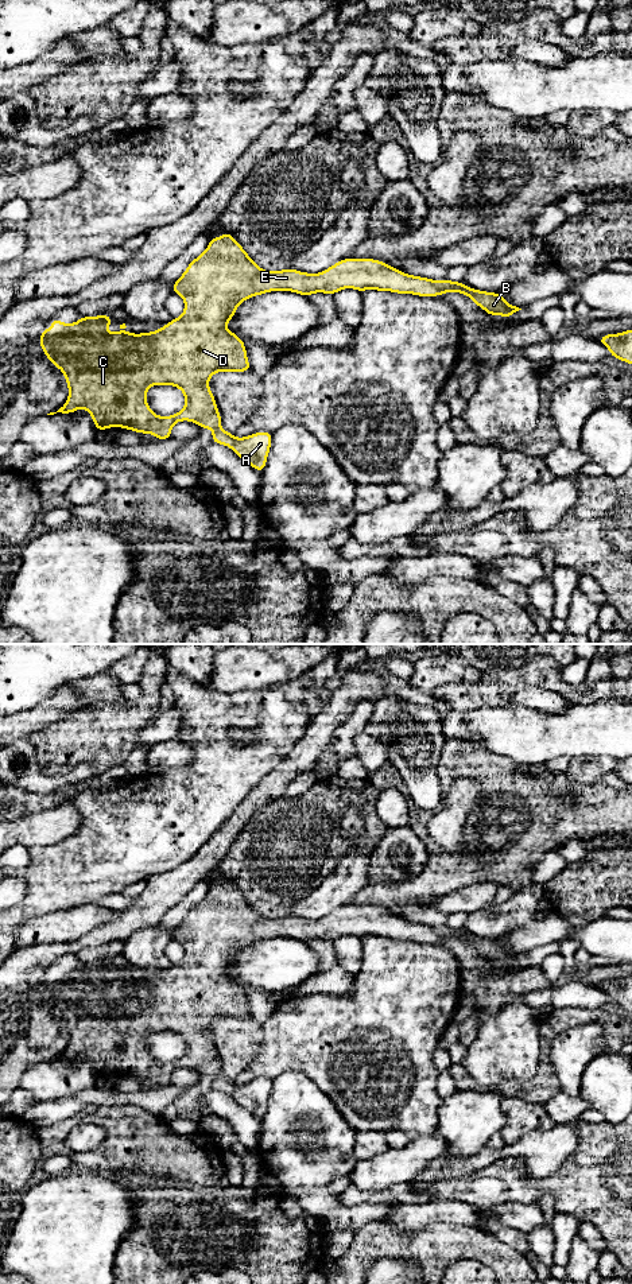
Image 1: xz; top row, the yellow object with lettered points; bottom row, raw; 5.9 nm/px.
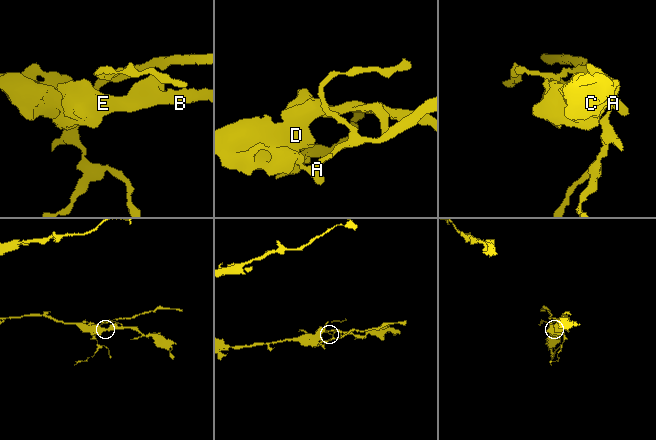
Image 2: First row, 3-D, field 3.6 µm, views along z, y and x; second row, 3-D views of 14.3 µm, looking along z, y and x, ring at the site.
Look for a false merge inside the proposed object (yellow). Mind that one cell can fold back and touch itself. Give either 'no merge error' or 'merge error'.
merge error

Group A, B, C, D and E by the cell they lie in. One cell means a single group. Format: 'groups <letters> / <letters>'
groups A / B C D E

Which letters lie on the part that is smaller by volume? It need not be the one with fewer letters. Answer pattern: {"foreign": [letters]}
{"foreign": ["A"]}

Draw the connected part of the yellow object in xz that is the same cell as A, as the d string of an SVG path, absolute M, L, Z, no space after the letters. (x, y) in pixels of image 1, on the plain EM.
M218 1074L213 1077L212 1089L230 1094L237 1103L261 1120L272 1091L272 1081L259 1078L244 1085L236 1085L234 1081Z

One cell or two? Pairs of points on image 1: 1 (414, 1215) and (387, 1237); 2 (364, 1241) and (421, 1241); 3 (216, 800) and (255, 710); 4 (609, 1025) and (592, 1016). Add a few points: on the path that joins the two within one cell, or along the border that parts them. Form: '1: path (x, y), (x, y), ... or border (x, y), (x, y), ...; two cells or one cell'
1: border (380, 1220), (404, 1232), (417, 1232), (427, 1226); two cells
2: path (377, 1241), (407, 1242); one cell
3: path (217, 775), (217, 733), (229, 721); one cell
4: path (605, 1021), (596, 1016); one cell

